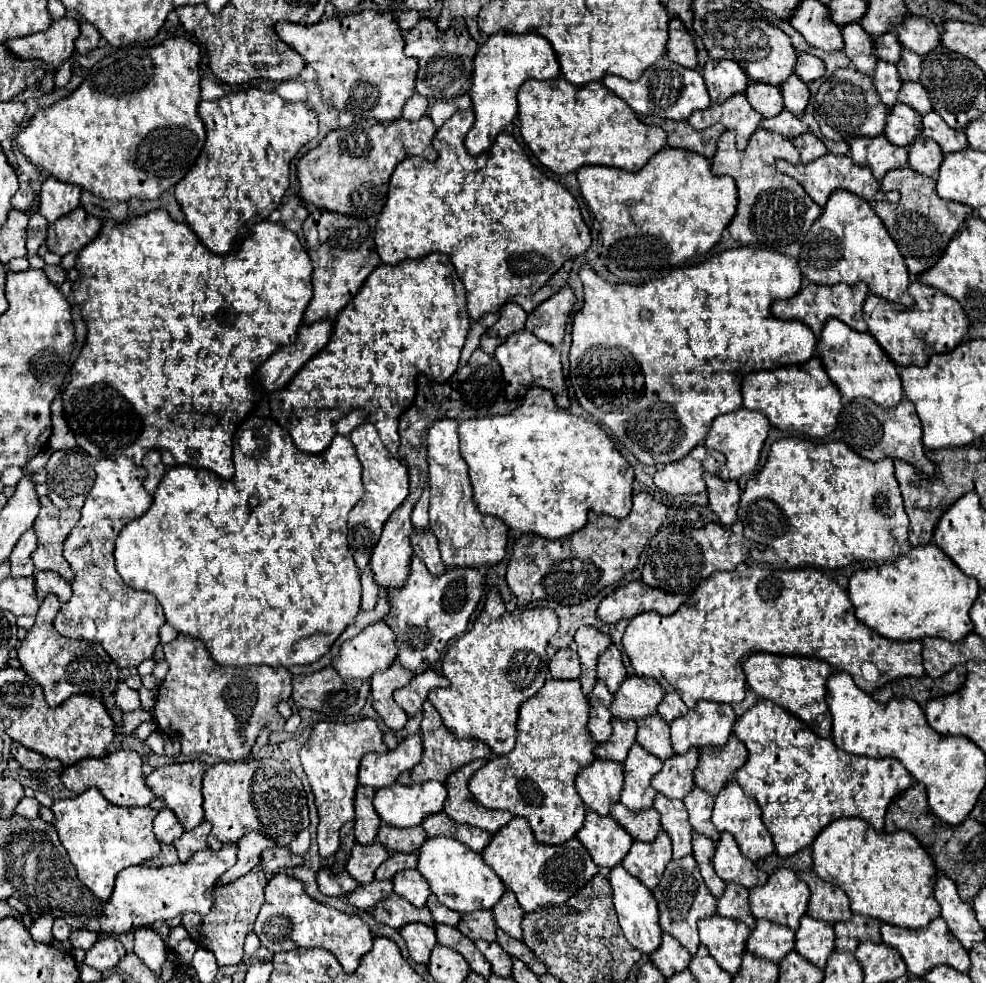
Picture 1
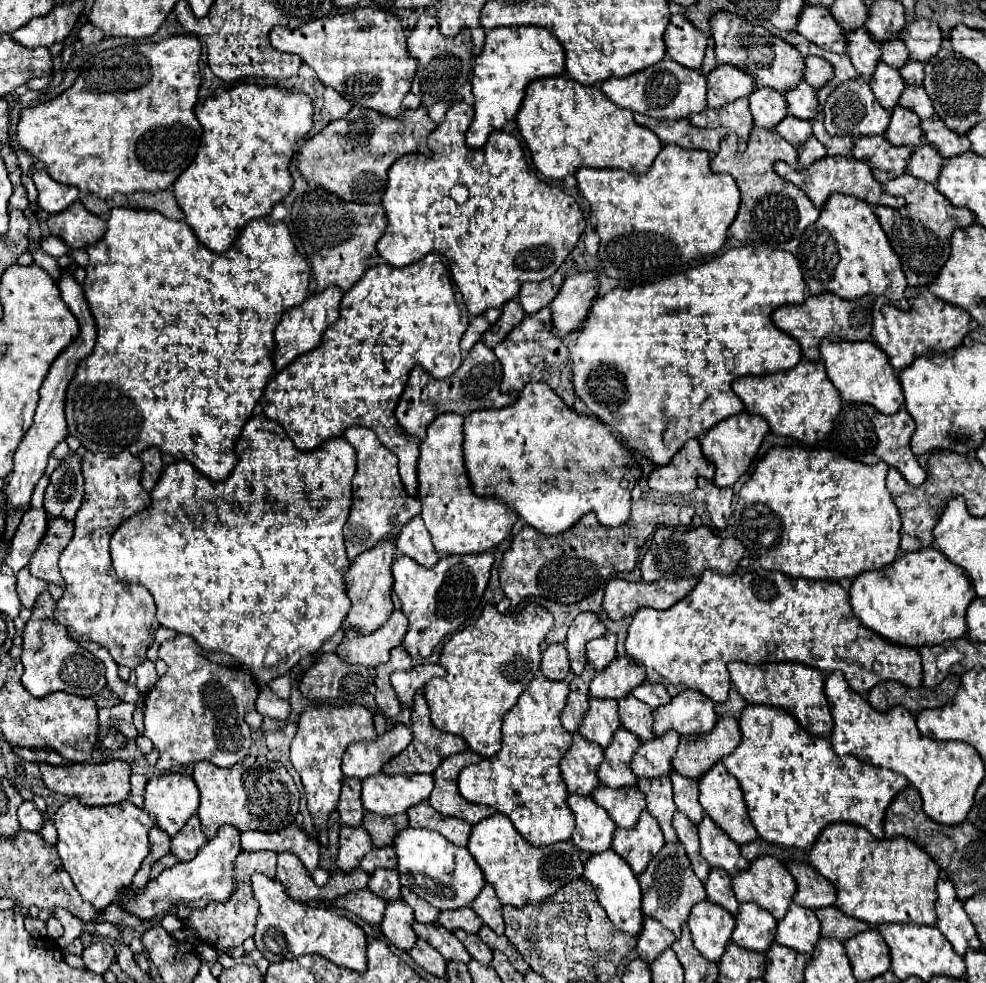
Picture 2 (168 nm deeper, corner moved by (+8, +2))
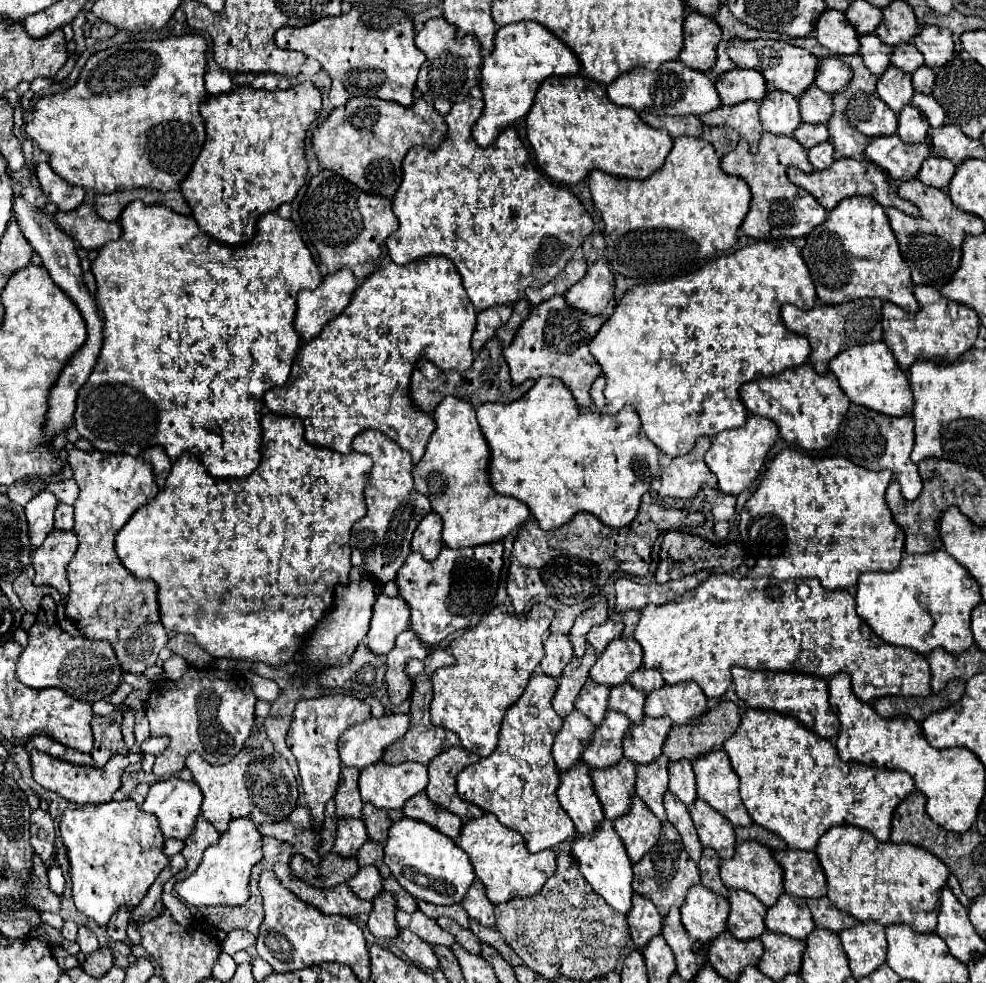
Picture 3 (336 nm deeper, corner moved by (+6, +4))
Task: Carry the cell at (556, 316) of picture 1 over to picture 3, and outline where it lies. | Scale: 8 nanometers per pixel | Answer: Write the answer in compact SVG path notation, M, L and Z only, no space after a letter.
M604 260L594 262L586 276L566 292L570 306L588 314L602 314L614 300L614 274Z

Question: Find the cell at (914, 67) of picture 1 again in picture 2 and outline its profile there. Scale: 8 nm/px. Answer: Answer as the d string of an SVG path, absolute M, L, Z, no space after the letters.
M910 60L910 62L906 62L906 66L900 68L900 74L902 74L902 78L904 78L906 84L916 84L916 86L920 86L922 80L924 80L922 62L918 62L918 60Z

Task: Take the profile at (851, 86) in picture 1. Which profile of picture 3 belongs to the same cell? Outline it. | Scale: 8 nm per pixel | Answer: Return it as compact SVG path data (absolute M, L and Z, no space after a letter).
M856 94L846 108L846 118L868 138L892 136L898 128L896 114L876 94Z

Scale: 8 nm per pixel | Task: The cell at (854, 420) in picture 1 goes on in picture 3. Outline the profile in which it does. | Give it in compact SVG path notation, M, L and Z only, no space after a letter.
M850 404L850 410L840 424L838 438L834 440L832 448L828 448L828 454L848 458L856 466L862 466L868 470L890 470L902 486L904 500L912 502L922 492L922 480L918 474L918 466L910 460L912 446L914 446L914 420L910 416L892 418L886 414L874 412L870 408Z

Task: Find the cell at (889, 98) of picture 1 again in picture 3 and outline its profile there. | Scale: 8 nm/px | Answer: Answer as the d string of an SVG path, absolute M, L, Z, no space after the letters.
M890 66L878 80L878 96L880 100L884 100L896 114L902 110L902 106L910 104L912 96L914 96L914 88L912 88L912 78L910 74L902 72L896 66Z

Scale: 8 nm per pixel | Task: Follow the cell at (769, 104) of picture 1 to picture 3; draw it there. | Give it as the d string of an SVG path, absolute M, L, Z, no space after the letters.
M768 92L760 102L760 120L764 132L792 136L792 132L802 124L798 100L786 92Z

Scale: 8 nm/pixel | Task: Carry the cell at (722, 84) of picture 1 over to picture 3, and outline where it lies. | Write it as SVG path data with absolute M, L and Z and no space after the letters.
M740 68L720 74L716 78L716 90L724 106L734 106L744 100L762 100L768 92L760 72Z

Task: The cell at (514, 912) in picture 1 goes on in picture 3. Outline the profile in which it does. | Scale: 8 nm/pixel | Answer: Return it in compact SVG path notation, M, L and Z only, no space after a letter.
M474 880L460 902L472 920L478 920L482 926L494 926L494 904L486 898L484 886L480 880Z

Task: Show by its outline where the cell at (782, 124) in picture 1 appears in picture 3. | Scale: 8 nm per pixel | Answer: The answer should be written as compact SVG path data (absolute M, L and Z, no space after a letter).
M800 124L800 128L792 134L806 150L810 150L814 144L820 144L820 142L826 142L830 136L828 136L828 128L826 124Z

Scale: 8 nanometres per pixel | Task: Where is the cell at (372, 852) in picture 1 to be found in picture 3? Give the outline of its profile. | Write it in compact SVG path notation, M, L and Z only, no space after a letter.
M338 818L336 824L336 844L334 850L340 856L356 856L358 848L368 840L366 826L360 818Z

